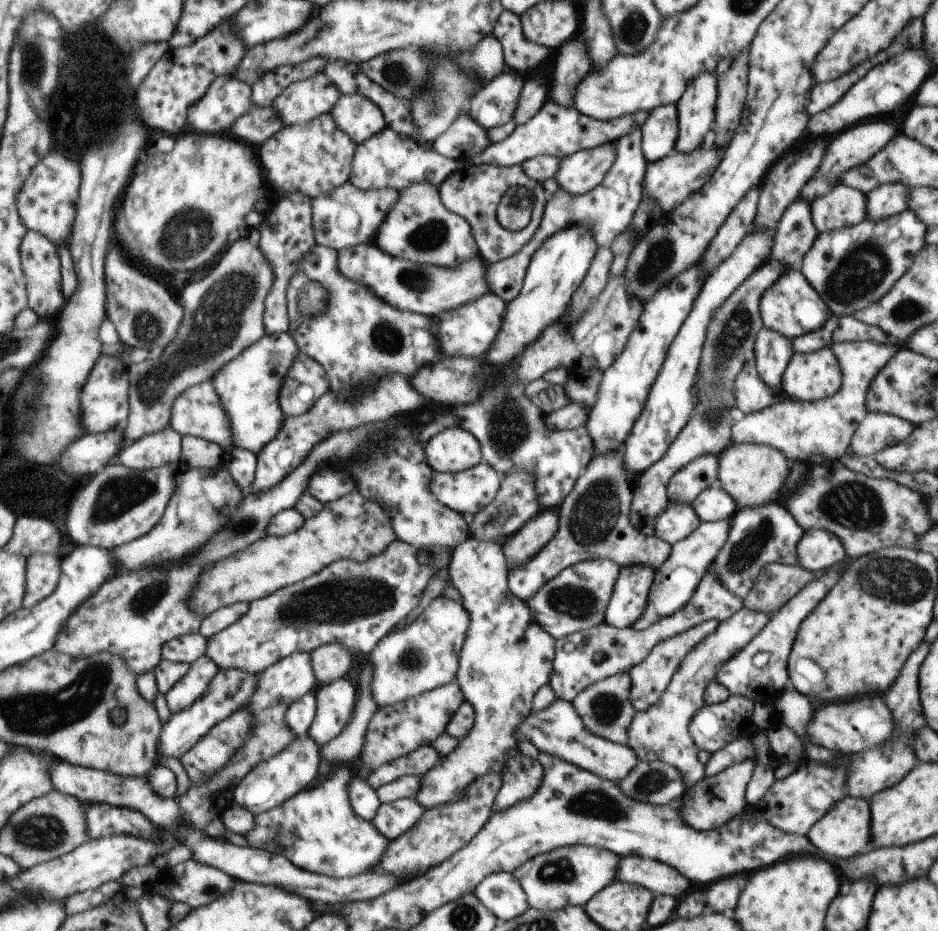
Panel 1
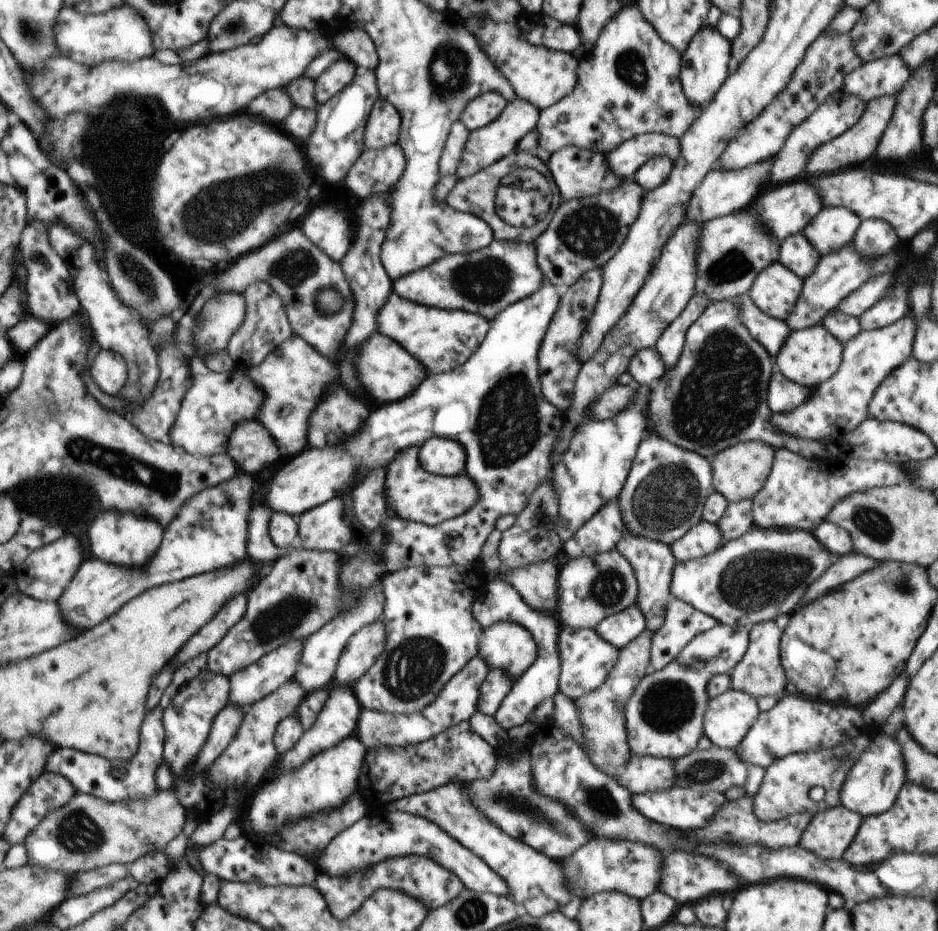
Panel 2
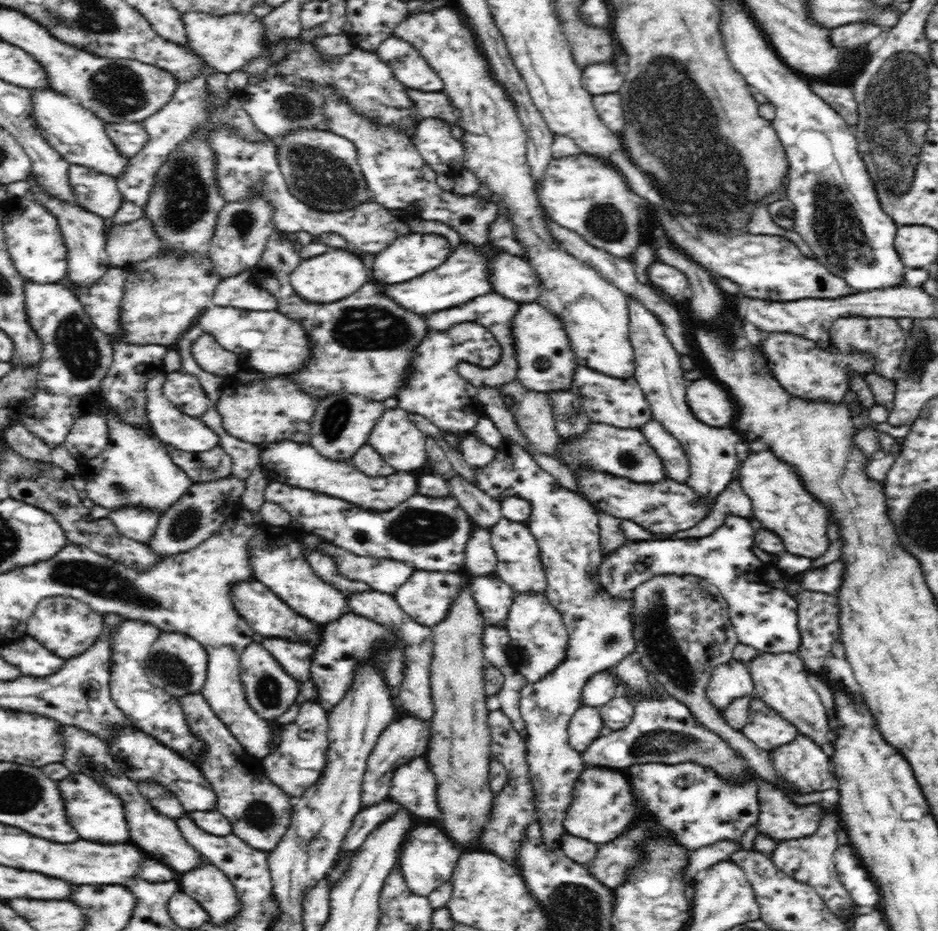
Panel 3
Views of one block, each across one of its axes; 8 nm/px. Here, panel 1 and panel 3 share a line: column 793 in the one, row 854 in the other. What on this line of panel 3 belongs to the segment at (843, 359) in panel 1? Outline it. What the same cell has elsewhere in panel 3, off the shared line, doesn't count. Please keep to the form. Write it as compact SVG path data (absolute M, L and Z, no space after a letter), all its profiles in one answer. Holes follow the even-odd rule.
M435 823L411 829L399 852L399 868L408 889L418 896L427 898L444 882L452 879L462 852L462 849L452 843L443 829Z

